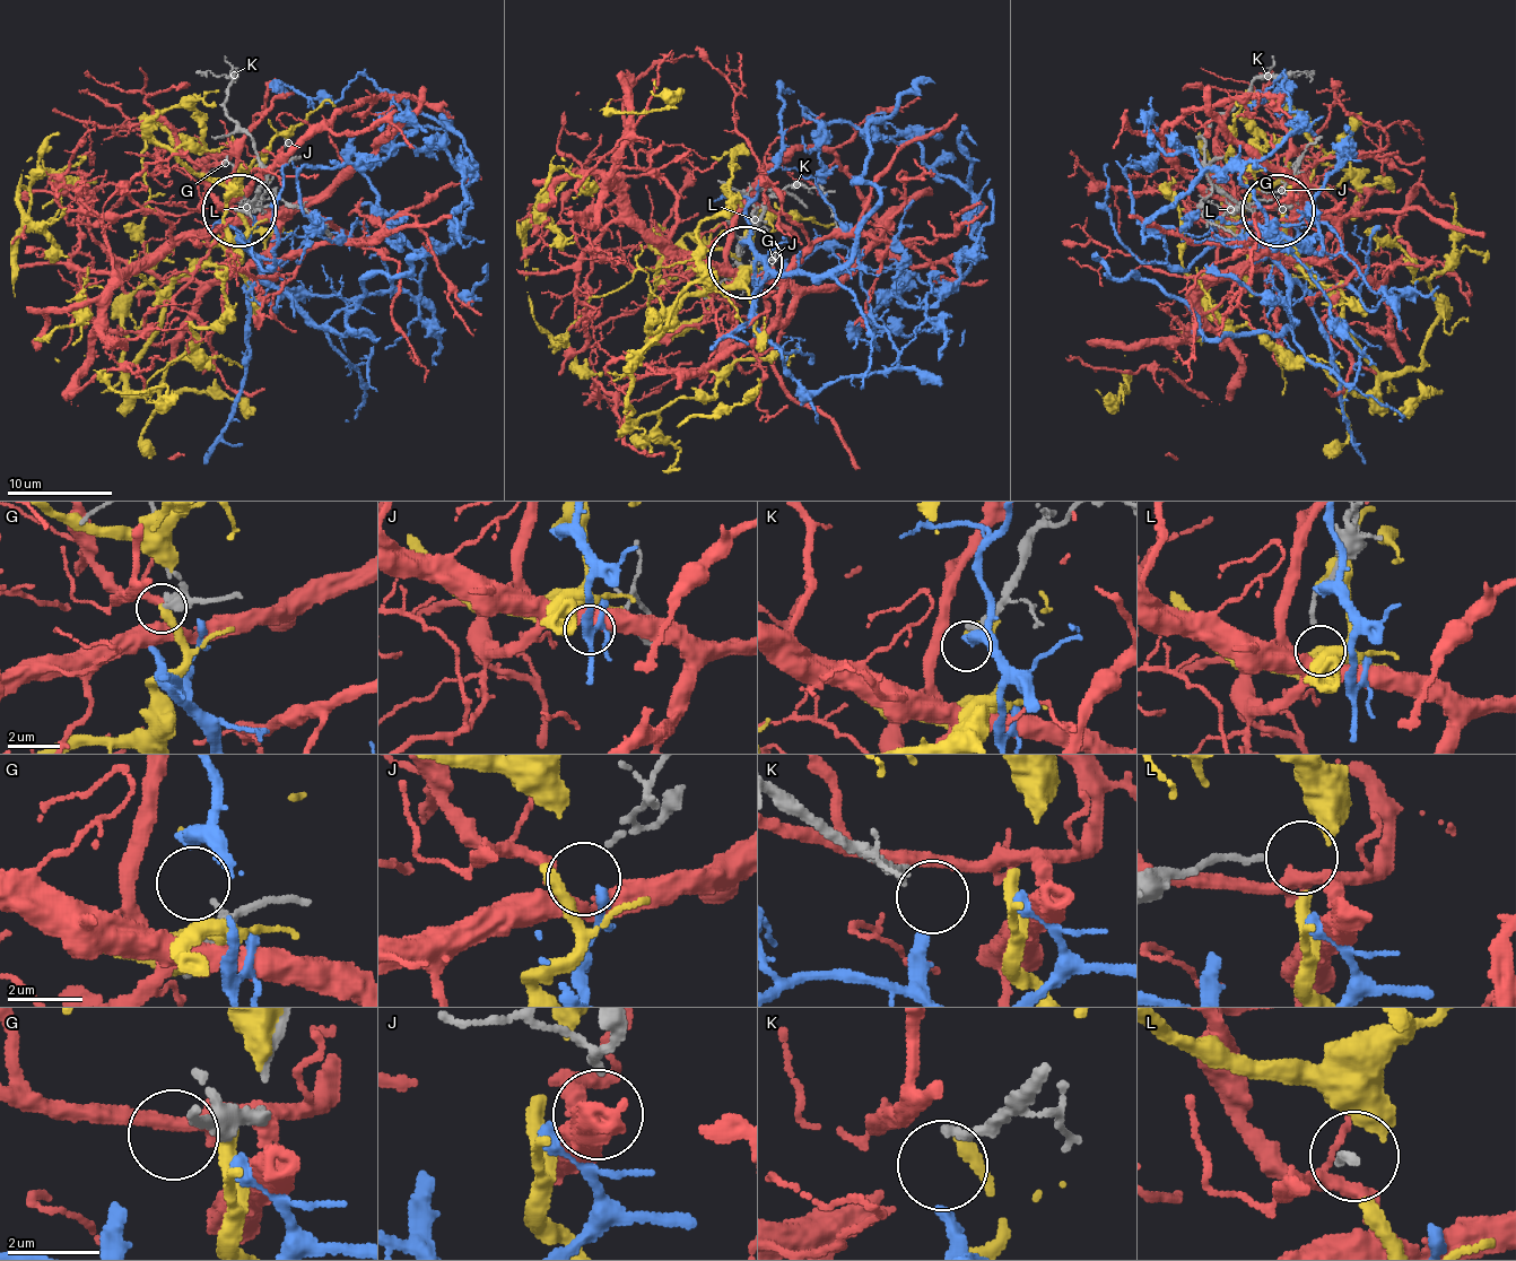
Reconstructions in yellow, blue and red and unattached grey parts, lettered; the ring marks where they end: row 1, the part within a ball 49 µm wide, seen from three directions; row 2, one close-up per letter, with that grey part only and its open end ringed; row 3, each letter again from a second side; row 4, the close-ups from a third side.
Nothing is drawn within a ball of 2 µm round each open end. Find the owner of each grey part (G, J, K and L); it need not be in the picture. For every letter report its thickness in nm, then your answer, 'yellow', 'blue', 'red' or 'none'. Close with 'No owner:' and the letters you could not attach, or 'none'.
G: 240 nm thick; none
J: 100 nm thick; red
K: 260 nm thick; blue
L: 180 nm thick; none
No owner: G, L

